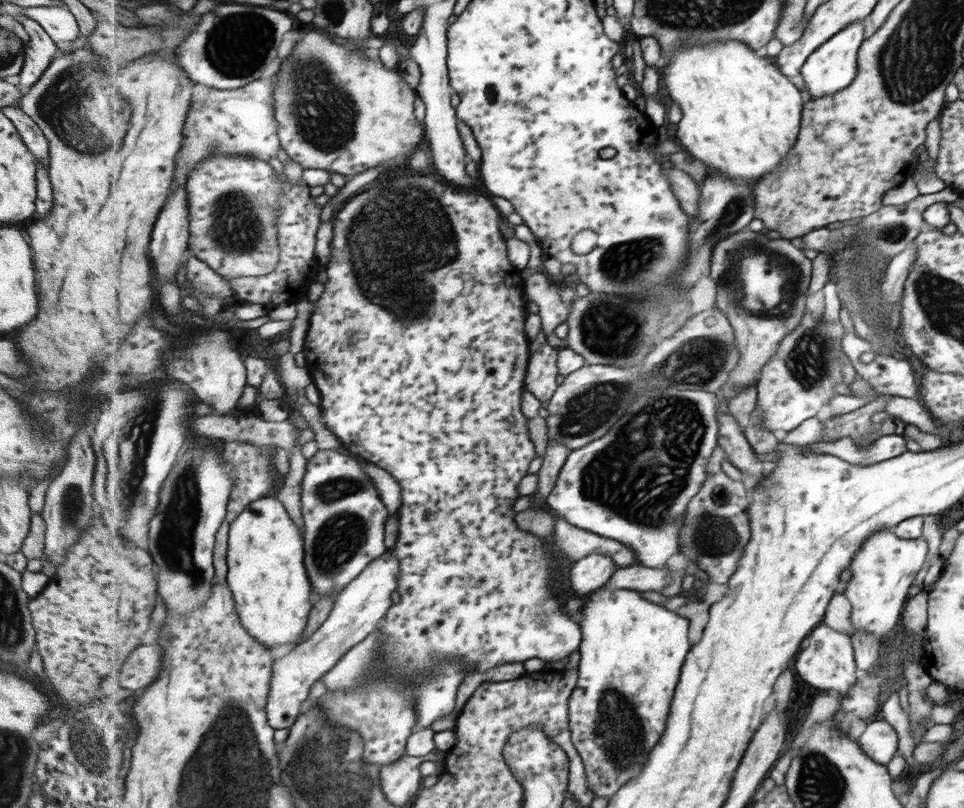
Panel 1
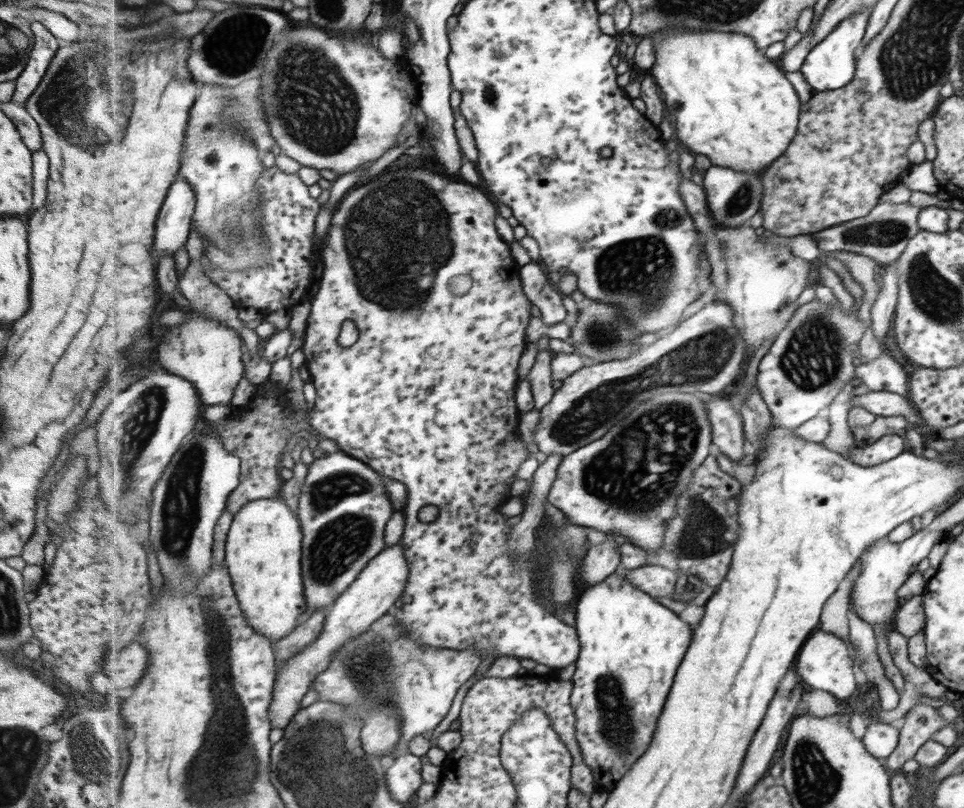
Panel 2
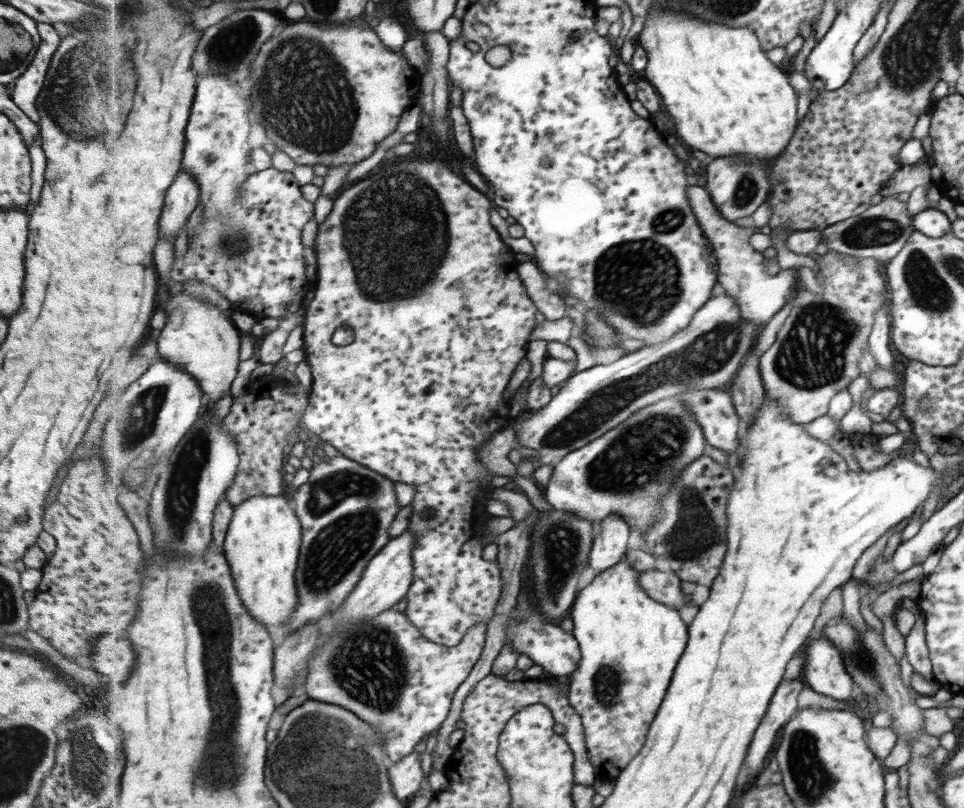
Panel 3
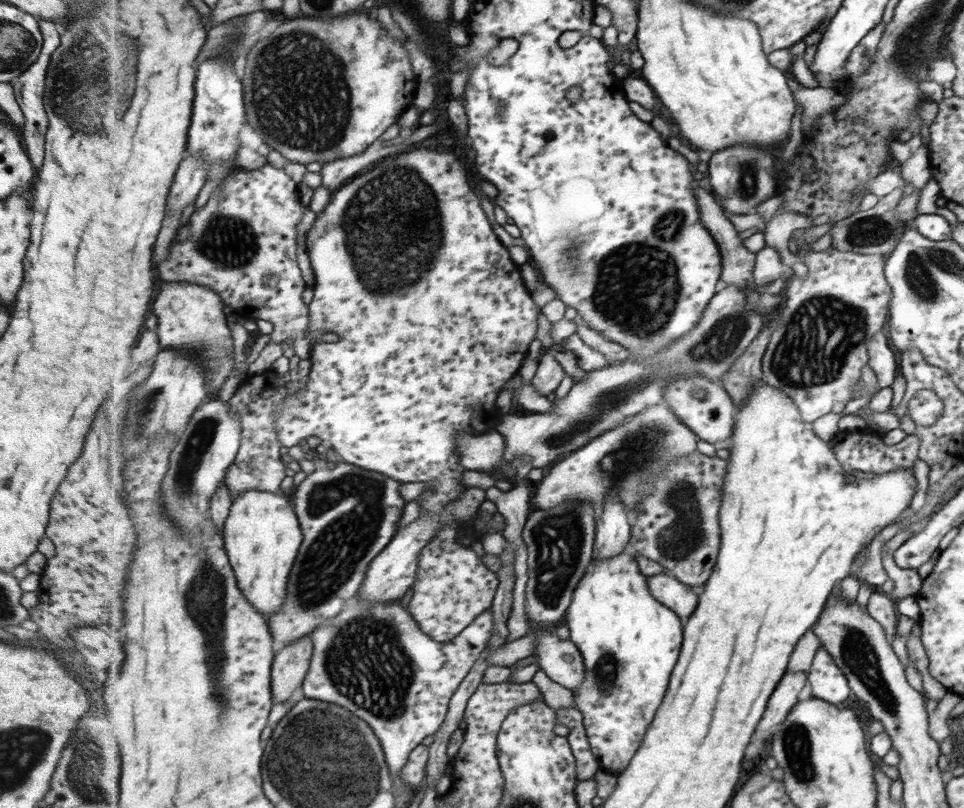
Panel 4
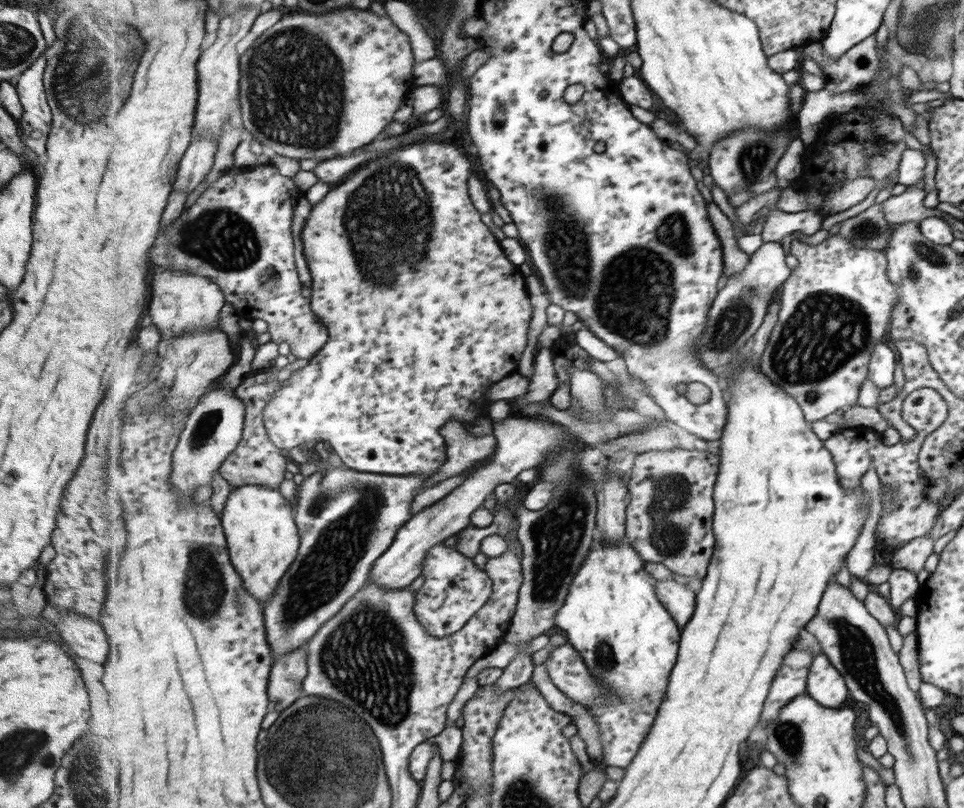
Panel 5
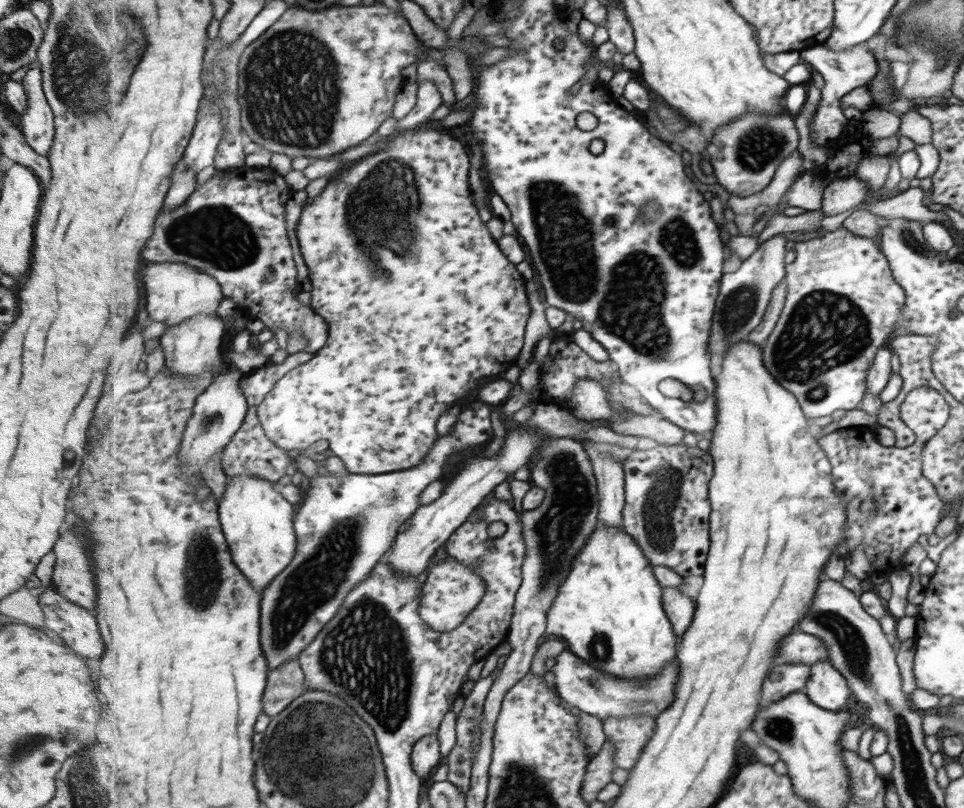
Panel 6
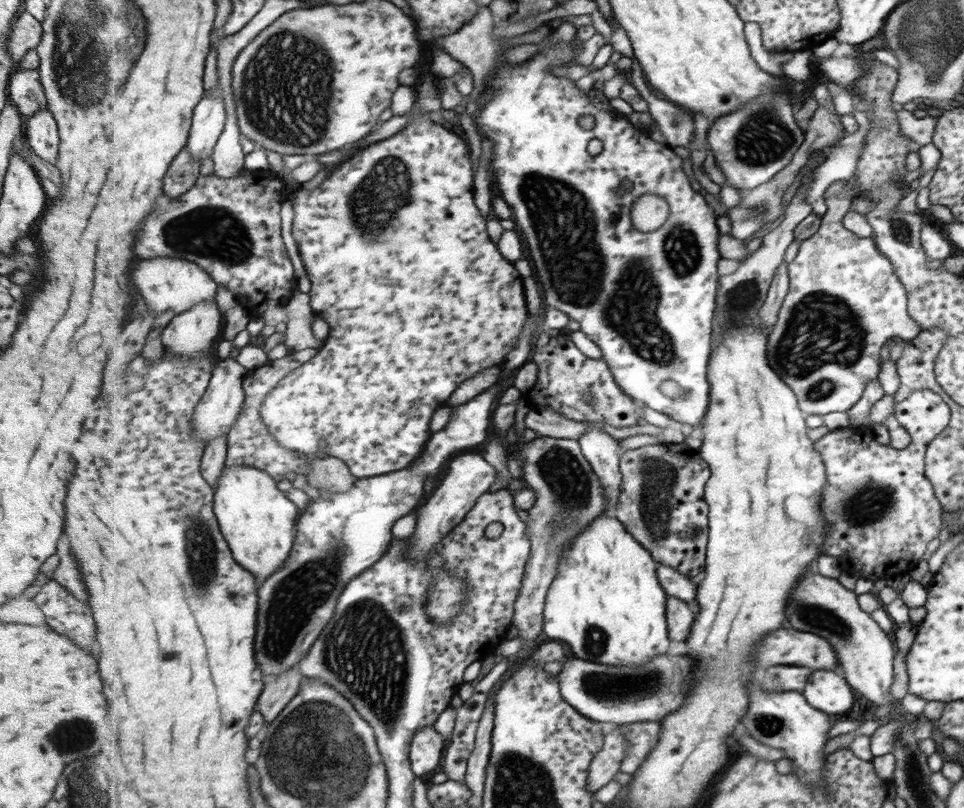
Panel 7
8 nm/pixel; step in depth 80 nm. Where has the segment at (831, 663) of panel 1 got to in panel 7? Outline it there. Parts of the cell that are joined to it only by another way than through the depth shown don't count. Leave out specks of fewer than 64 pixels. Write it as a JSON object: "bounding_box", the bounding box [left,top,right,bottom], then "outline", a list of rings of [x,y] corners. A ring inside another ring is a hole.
{"bounding_box":[802,670,853,714],"outline":[[[815,670],[809,675],[802,693],[813,708],[825,714],[845,714],[853,704],[853,692],[841,676],[829,670]]]}

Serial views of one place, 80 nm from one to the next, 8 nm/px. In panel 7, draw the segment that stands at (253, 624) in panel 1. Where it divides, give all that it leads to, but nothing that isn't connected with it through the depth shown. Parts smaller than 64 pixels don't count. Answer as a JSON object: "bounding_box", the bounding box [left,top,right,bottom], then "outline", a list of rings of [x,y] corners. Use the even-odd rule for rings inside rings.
{"bounding_box":[214,464,299,588],"outline":[[[240,464],[226,466],[217,481],[214,498],[214,508],[224,537],[232,548],[235,560],[251,571],[258,582],[258,588],[280,569],[280,566],[289,558],[293,545],[297,542],[296,526],[298,523],[299,508],[295,502],[287,498],[287,493],[281,492],[277,486],[277,479],[265,469],[253,465]]]}

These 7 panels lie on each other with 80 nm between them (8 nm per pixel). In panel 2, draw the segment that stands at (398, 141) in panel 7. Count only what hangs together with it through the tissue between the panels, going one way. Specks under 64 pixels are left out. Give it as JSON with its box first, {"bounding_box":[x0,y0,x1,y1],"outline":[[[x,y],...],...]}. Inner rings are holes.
{"bounding_box":[301,168,581,670],"outline":[[[401,168],[401,170],[389,170],[389,172],[385,172],[385,184],[383,184],[383,174],[379,174],[375,180],[369,180],[373,182],[368,182],[367,186],[363,186],[360,184],[356,187],[350,189],[341,199],[340,204],[337,206],[337,209],[334,212],[333,220],[331,228],[329,229],[328,237],[324,240],[324,249],[321,251],[322,258],[324,260],[323,267],[323,276],[319,280],[319,289],[316,295],[313,297],[312,301],[312,309],[311,314],[308,320],[308,327],[306,330],[306,335],[303,338],[303,347],[301,348],[302,352],[305,356],[305,364],[309,367],[310,373],[312,374],[312,384],[316,388],[317,397],[315,399],[314,406],[311,408],[308,417],[308,421],[311,424],[311,432],[313,434],[322,434],[325,438],[330,438],[331,440],[335,440],[335,442],[339,445],[341,451],[348,453],[353,457],[357,457],[359,460],[364,461],[365,464],[368,464],[373,470],[376,470],[380,475],[384,474],[385,476],[390,476],[395,480],[403,482],[403,484],[407,485],[408,488],[408,503],[405,508],[405,525],[404,525],[404,533],[401,537],[400,542],[404,544],[404,555],[408,558],[407,562],[409,563],[410,573],[409,580],[405,589],[405,593],[402,596],[403,606],[399,610],[394,610],[395,620],[405,628],[405,632],[409,634],[409,638],[415,642],[415,644],[423,645],[425,647],[435,647],[435,648],[446,648],[453,649],[455,651],[461,651],[463,649],[469,647],[477,647],[481,648],[480,651],[483,659],[486,658],[505,658],[505,656],[513,656],[513,658],[521,659],[531,659],[538,664],[547,665],[551,670],[553,668],[557,668],[558,670],[567,668],[569,664],[577,663],[580,659],[581,645],[580,645],[580,634],[577,633],[577,628],[563,624],[557,616],[551,614],[551,612],[547,612],[541,604],[539,604],[539,598],[537,598],[537,592],[535,592],[535,582],[537,582],[537,562],[533,562],[533,560],[522,560],[522,558],[516,558],[512,552],[510,552],[510,548],[508,545],[508,538],[511,535],[513,526],[509,527],[507,525],[507,516],[504,516],[499,511],[499,506],[501,504],[505,504],[505,501],[511,497],[509,494],[509,490],[511,490],[511,484],[513,484],[513,476],[517,474],[517,471],[520,470],[520,466],[529,458],[529,452],[527,451],[527,446],[523,441],[518,440],[517,434],[519,430],[519,408],[517,408],[517,402],[515,402],[515,388],[517,388],[517,368],[519,368],[519,360],[521,360],[521,356],[523,356],[523,352],[525,352],[525,348],[527,348],[528,344],[528,326],[530,325],[533,312],[531,312],[531,308],[533,308],[533,304],[529,302],[529,297],[526,292],[523,292],[523,284],[521,284],[521,280],[513,280],[517,274],[519,274],[519,270],[522,269],[522,266],[515,262],[515,258],[513,258],[513,254],[511,254],[511,244],[507,243],[503,238],[501,238],[501,234],[497,232],[497,228],[495,228],[495,218],[497,218],[497,204],[495,203],[492,197],[487,197],[481,190],[477,190],[477,188],[473,188],[468,183],[465,183],[463,180],[454,179],[453,177],[449,178],[447,174],[441,174],[441,172],[431,172],[431,170],[419,170],[419,168]],[[459,280],[467,280],[467,282],[463,282],[465,286],[461,286],[461,288],[469,288],[469,290],[465,290],[465,294],[455,294],[453,292],[453,282],[459,282]],[[345,320],[353,320],[356,326],[359,326],[359,330],[361,330],[361,338],[359,338],[359,342],[355,344],[355,346],[351,346],[351,348],[343,348],[343,346],[339,346],[339,334],[341,334],[341,328],[343,328],[343,324],[345,324]],[[427,504],[432,504],[436,506],[439,510],[439,513],[434,521],[431,522],[421,522],[419,521],[419,510],[421,508],[425,508]]]}

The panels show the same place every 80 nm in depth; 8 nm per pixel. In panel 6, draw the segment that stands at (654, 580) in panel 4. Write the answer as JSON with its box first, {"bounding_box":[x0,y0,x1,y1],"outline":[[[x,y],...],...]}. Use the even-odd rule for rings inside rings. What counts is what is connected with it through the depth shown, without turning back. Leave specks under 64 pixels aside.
{"bounding_box":[664,587,696,638],"outline":[[[664,587],[664,610],[673,622],[673,629],[675,629],[677,637],[682,638],[691,627],[696,608],[696,602],[682,594],[681,588]]]}

